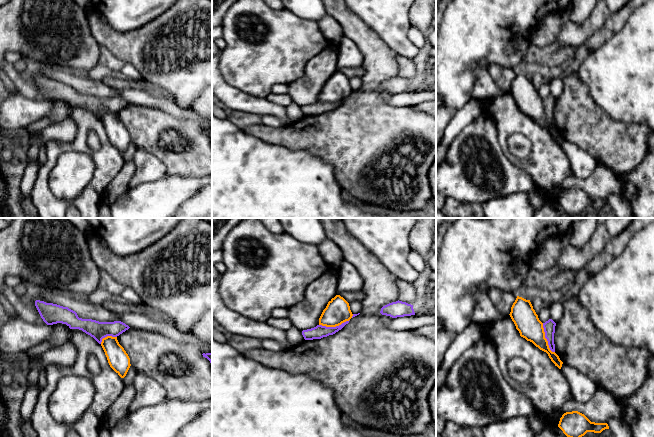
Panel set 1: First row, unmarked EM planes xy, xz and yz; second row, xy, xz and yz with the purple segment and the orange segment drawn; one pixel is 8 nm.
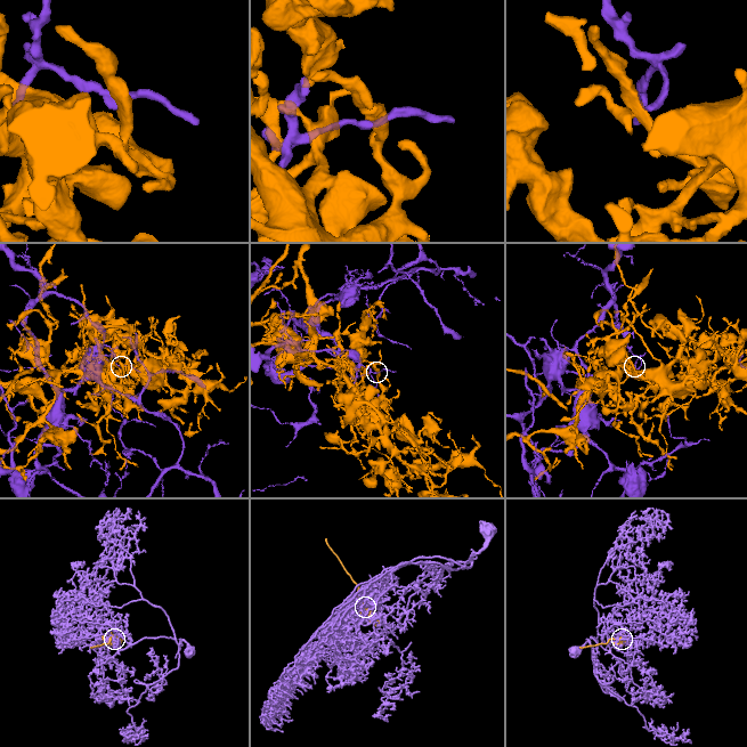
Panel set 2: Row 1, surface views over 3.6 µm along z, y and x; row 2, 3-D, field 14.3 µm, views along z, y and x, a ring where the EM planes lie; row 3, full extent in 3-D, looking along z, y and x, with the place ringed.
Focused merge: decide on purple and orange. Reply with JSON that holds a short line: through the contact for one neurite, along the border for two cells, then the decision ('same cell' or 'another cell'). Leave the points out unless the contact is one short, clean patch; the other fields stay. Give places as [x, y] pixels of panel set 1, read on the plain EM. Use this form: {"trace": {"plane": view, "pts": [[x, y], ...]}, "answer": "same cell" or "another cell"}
{"answer": "another cell"}

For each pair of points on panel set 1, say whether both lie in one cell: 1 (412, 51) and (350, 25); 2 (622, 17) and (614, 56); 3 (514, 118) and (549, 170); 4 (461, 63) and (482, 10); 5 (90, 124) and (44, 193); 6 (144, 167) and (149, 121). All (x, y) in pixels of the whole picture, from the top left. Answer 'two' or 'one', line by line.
1: two
2: two
3: one
4: one
5: one
6: two

